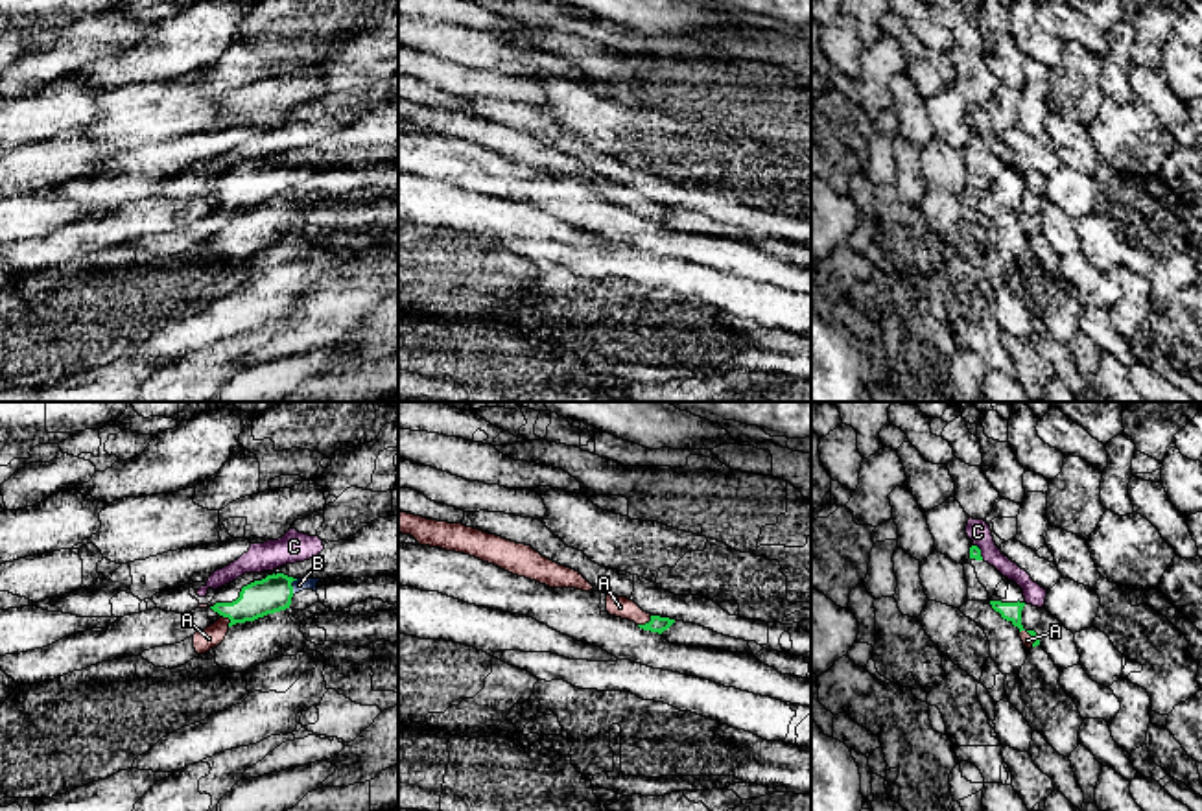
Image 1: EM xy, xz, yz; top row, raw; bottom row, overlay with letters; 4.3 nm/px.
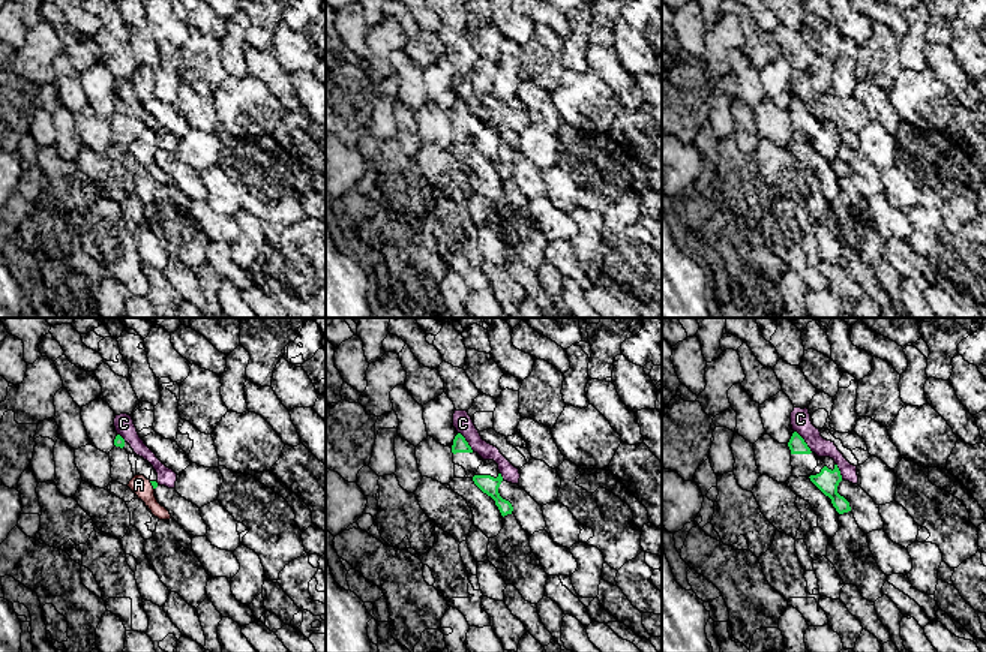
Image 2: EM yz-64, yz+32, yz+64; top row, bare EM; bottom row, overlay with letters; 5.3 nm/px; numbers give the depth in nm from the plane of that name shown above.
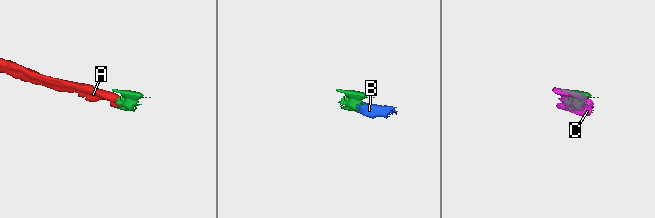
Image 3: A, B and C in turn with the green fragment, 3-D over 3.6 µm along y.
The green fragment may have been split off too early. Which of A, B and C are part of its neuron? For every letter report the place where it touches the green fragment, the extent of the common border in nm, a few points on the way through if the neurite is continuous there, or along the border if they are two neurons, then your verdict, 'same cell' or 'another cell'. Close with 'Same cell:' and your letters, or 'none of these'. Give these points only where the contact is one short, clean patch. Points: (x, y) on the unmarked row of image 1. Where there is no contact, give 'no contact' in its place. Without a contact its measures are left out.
A: xz (646, 211) | 80 nm | across xz (657, 211), (646, 211), (631, 198), (620, 194) | same cell
B: xy (292, 176) | 90 nm | across xy (271, 181), (281, 176), (292, 176), (299, 172) | same cell
C: yz (979, 139) | 80 nm | another cell
Same cell: A, B

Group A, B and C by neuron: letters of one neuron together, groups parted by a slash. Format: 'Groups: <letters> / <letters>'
Groups: A B / C

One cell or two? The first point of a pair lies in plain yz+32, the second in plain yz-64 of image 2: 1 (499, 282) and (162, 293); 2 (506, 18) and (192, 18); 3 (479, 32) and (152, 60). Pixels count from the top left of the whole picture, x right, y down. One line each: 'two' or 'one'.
1: one
2: two
3: one

